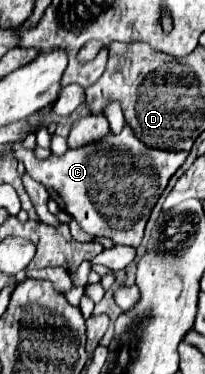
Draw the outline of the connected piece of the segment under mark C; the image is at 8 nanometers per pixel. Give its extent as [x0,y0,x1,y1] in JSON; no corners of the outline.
[17,126,187,246]

